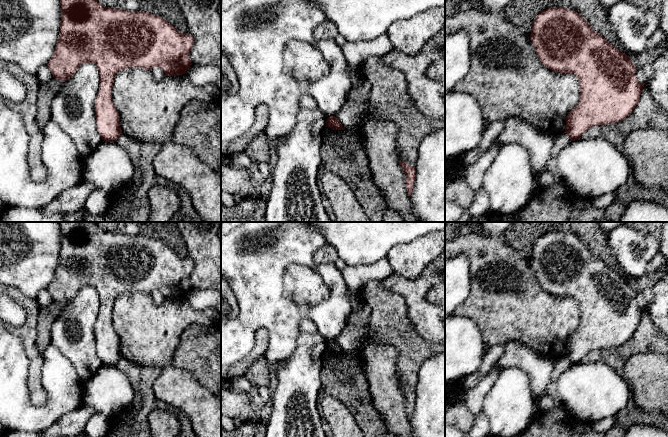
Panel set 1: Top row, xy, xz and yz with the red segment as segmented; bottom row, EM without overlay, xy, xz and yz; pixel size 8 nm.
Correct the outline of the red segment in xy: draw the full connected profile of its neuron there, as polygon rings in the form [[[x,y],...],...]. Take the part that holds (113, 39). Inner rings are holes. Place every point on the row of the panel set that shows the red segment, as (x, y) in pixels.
[[[60,0],[62,18],[57,45],[47,67],[54,78],[65,81],[72,77],[84,63],[95,64],[100,73],[100,87],[96,97],[95,113],[98,132],[104,141],[116,142],[122,134],[120,116],[112,101],[112,87],[116,74],[127,68],[144,68],[151,70],[160,67],[166,76],[185,74],[192,65],[190,51],[194,37],[189,33],[180,33],[160,16],[145,11],[125,11],[104,7],[97,0]]]

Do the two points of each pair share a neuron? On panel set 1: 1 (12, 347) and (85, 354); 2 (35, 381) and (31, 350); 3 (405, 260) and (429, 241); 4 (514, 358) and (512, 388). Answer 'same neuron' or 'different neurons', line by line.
1: different neurons
2: same neuron
3: same neuron
4: different neurons

